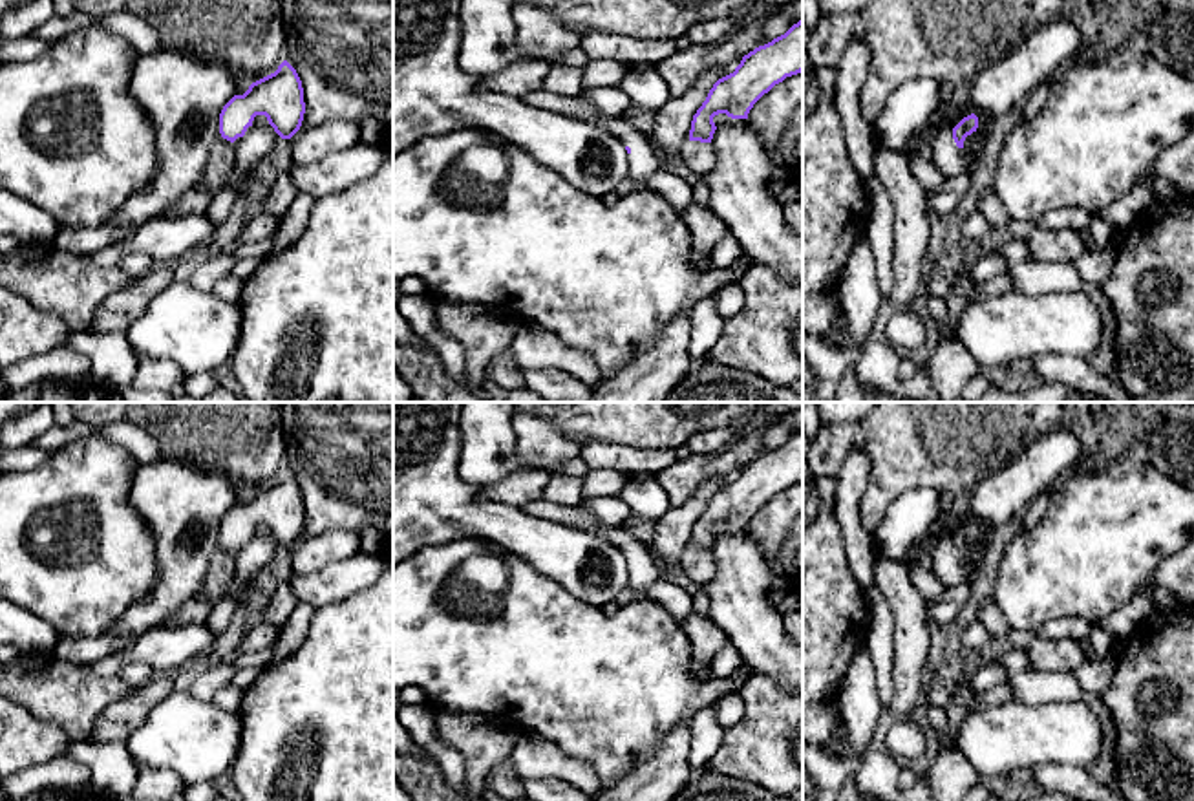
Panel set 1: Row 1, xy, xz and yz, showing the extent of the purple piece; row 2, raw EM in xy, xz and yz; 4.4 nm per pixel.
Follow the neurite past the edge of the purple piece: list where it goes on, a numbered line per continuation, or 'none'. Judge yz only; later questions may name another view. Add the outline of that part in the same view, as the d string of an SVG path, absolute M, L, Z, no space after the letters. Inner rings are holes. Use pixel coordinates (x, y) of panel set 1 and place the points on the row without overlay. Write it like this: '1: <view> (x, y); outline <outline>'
1: yz (949, 569); outline M953 538L940 539L934 545L929 569L945 585L958 585L969 582L969 565L964 558L956 556L953 549Z

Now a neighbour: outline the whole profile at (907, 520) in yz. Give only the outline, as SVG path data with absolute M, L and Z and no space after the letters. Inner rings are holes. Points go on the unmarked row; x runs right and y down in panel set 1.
M922 486L903 492L885 512L880 527L872 532L876 552L905 561L911 547L925 536L929 527L942 516L942 494Z

